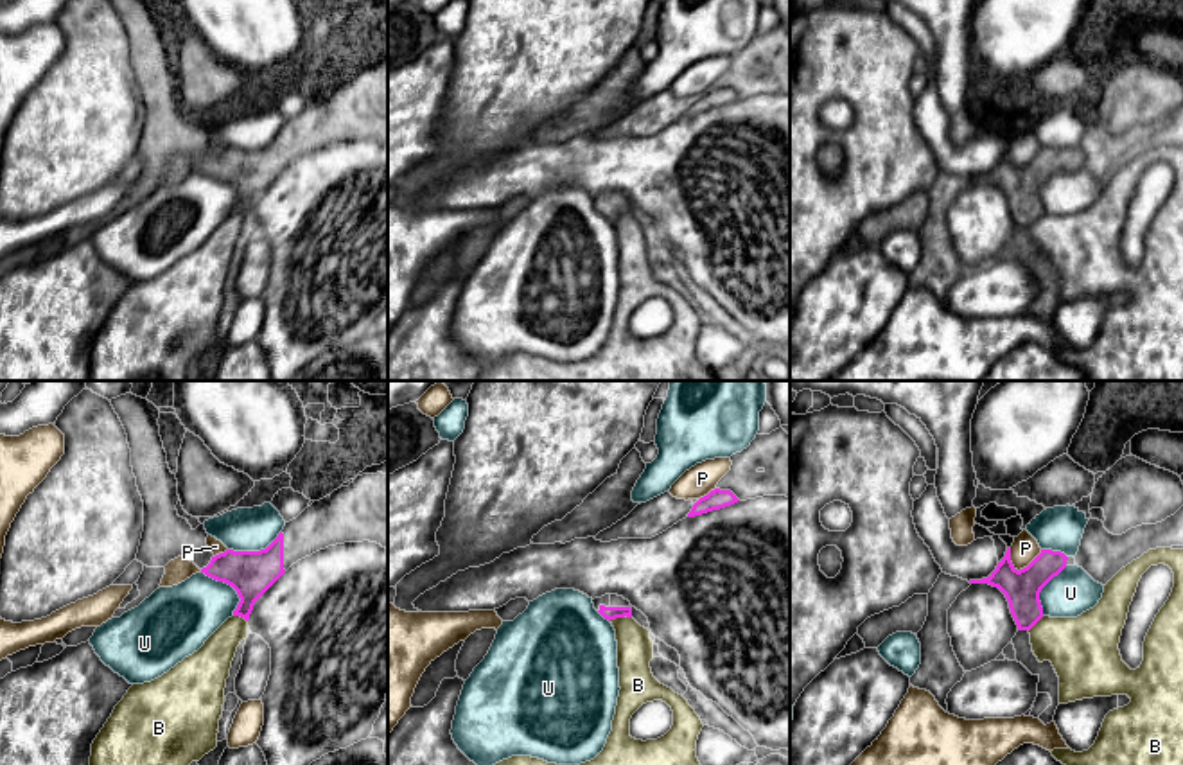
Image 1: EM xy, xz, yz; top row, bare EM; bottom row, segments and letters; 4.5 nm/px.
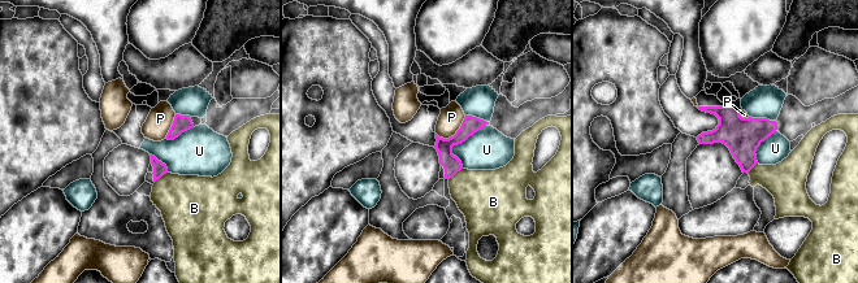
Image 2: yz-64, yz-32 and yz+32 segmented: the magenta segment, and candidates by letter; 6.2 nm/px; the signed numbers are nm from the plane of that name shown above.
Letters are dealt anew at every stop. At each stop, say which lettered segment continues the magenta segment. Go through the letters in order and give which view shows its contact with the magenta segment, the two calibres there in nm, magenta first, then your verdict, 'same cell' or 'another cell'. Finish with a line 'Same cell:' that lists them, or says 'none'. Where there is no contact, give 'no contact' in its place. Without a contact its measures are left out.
B: xz | 60/160 nm | another cell
P: yz | 160/120 nm | another cell
U: xy | 200/280 nm | another cell
Same cell: none

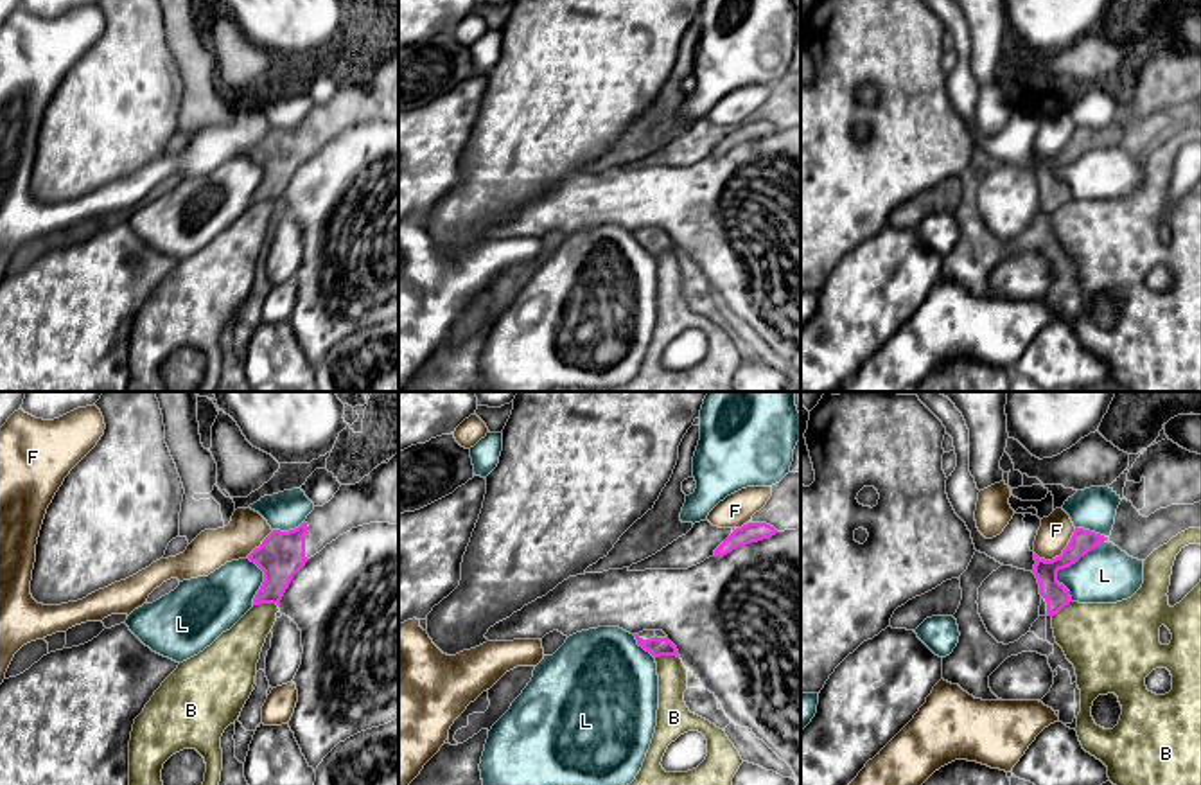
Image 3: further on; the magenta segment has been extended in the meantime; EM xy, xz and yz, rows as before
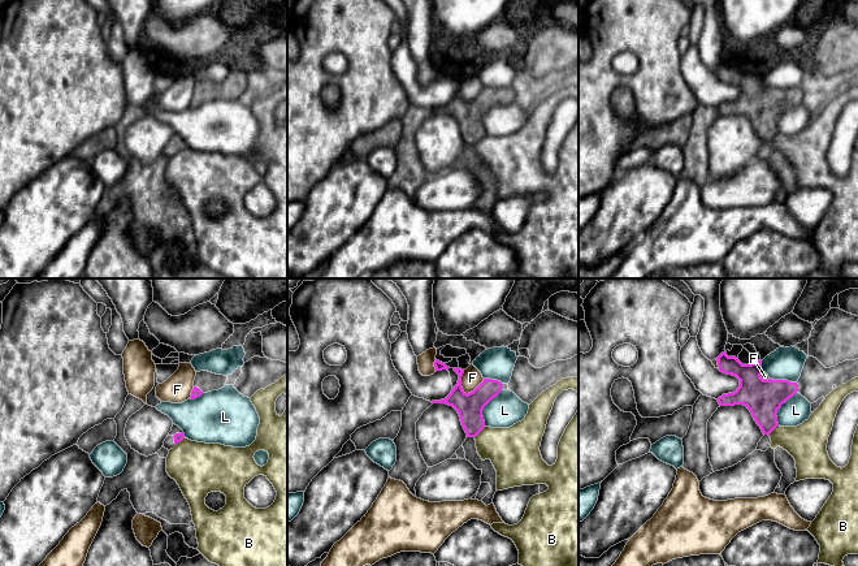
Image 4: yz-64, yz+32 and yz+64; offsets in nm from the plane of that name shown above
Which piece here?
B: xy | 200/200 nm | another cell
F: yz | 110/150 nm | another cell
L: yz | 110/260 nm | another cell
Same cell: none

